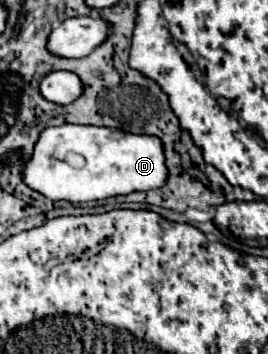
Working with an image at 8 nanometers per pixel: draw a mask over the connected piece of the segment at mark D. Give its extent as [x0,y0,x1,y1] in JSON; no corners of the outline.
[24,124,168,204]

